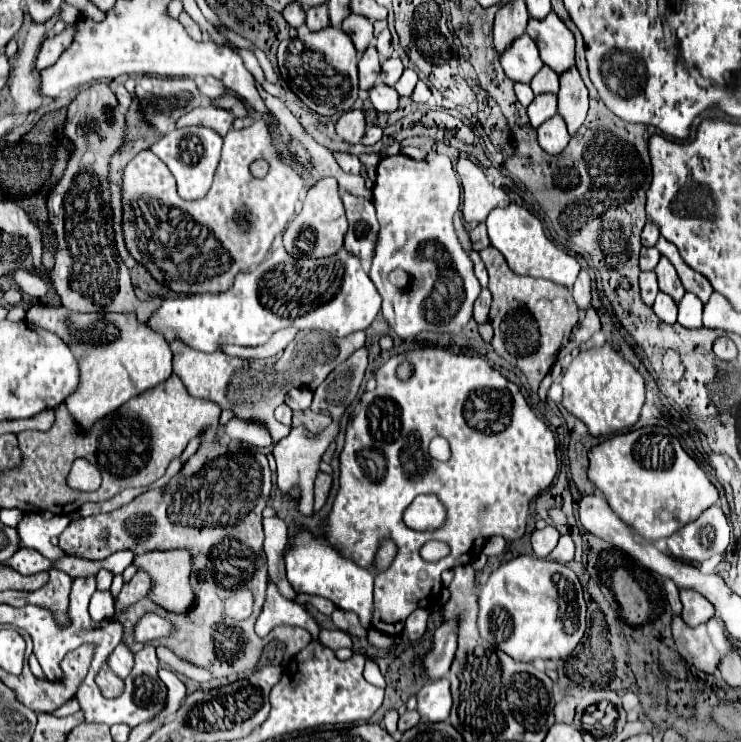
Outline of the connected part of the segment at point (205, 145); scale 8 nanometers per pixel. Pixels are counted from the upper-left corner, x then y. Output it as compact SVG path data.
M196 125L196 127L182 127L182 129L170 131L162 139L158 139L150 147L150 151L154 155L158 155L168 165L172 175L176 177L178 195L182 199L192 201L192 199L204 197L208 193L208 189L212 185L214 171L216 171L218 161L220 161L220 147L222 147L222 137L216 131L202 127L202 125Z

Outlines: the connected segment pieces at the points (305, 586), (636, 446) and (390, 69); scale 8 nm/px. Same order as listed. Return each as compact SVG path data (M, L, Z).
M298 531L290 549L286 551L286 573L288 581L296 593L320 595L330 599L342 611L354 611L360 617L364 629L370 629L370 609L372 609L372 587L374 572L354 565L354 561L346 561L330 549L322 537L314 537L308 531Z
M642 427L590 449L588 479L604 493L612 511L644 541L670 537L718 503L718 489L664 427Z
M398 57L386 59L386 61L382 63L382 81L384 81L386 85L394 87L394 85L396 85L396 81L400 79L402 71L404 71L404 65L402 65L402 61L400 61Z

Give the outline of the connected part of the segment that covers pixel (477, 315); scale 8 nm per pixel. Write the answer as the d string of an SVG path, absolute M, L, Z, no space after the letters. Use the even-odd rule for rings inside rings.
M482 289L480 297L478 297L476 303L474 303L474 317L472 317L478 325L482 325L482 323L488 321L490 303L492 303L492 295L490 295L490 291L488 291L488 289Z

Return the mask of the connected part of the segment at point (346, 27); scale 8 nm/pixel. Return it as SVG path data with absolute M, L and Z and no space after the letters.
M350 13L344 23L342 23L342 31L352 39L354 47L358 53L364 53L368 49L368 45L372 43L374 35L372 35L372 23L356 13Z

